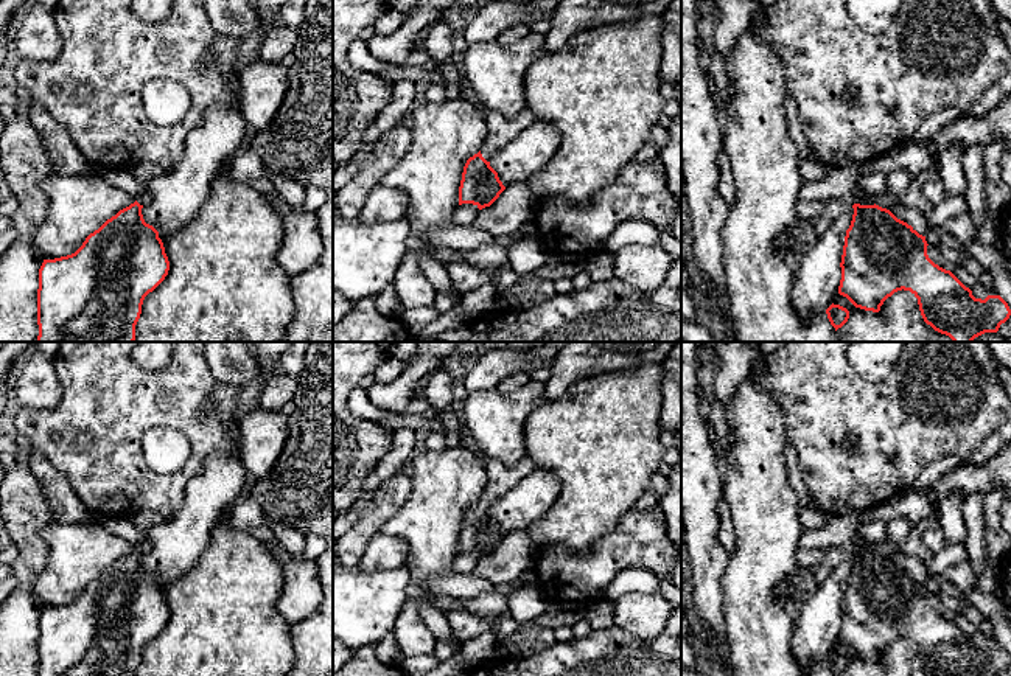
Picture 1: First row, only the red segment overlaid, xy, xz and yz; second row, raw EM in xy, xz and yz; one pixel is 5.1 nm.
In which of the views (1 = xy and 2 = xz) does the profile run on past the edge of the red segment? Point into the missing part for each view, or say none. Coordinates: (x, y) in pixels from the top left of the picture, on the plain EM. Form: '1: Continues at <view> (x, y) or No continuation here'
1: No continuation here
2: Continues at xz (500, 479)

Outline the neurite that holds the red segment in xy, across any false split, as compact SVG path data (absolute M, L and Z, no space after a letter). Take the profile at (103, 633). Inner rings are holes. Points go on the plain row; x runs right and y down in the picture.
M137 549L90 581L72 603L44 608L39 617L39 676L135 676L145 645L168 623L159 580L145 570Z

